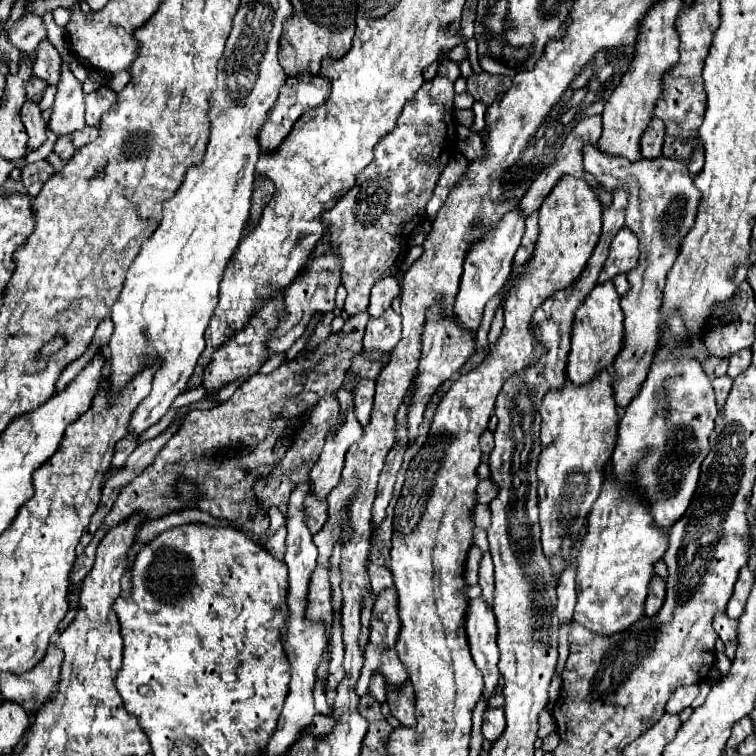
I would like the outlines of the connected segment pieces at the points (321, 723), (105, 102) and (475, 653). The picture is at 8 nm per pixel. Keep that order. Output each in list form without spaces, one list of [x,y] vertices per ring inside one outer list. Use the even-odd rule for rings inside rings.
[[[315,715],[310,724],[310,731],[314,736],[329,733],[335,725],[335,721],[323,715]]]
[[[100,87],[98,91],[86,95],[86,125],[98,127],[102,115],[114,105],[114,101],[116,101],[116,93],[106,87]]]
[[[482,599],[468,601],[468,617],[466,617],[466,633],[470,651],[476,667],[482,671],[486,689],[484,697],[490,699],[498,687],[498,645],[496,645],[496,619],[492,609]]]

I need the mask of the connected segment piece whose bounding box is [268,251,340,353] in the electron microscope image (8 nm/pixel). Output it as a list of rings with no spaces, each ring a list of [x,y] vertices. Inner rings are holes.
[[[330,251],[326,253],[324,257],[318,257],[314,259],[310,265],[308,265],[308,271],[302,273],[288,289],[286,289],[286,297],[284,297],[284,303],[286,303],[286,315],[284,319],[280,321],[276,333],[272,335],[272,341],[268,341],[268,349],[272,353],[282,353],[282,351],[288,351],[294,341],[304,333],[308,321],[314,317],[316,311],[334,311],[334,295],[336,295],[336,287],[340,285],[340,261],[336,261],[336,255]]]

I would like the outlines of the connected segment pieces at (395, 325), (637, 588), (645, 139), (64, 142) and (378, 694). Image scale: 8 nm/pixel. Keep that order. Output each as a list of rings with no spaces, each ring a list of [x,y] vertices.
[[[388,309],[382,317],[370,319],[364,335],[364,355],[370,361],[380,361],[382,355],[390,353],[396,343],[400,341],[402,331],[402,317]]]
[[[610,473],[606,475],[606,481],[602,485],[602,493],[592,505],[590,513],[590,525],[588,533],[580,545],[578,555],[578,603],[574,609],[574,621],[584,625],[586,629],[592,629],[602,635],[612,635],[618,631],[624,631],[628,625],[638,621],[644,615],[644,601],[648,595],[648,581],[654,575],[654,561],[658,561],[664,555],[664,549],[668,545],[668,539],[660,529],[652,525],[652,513],[646,505],[642,505],[638,499],[624,497],[620,487],[616,485],[614,477]]]
[[[654,117],[640,139],[642,157],[646,157],[646,159],[660,157],[662,155],[662,143],[664,143],[664,123],[658,117]]]
[[[60,139],[60,141],[54,145],[54,153],[56,153],[60,159],[70,159],[70,157],[74,155],[72,139]]]
[[[376,673],[376,675],[372,675],[372,679],[370,679],[370,689],[368,689],[368,693],[372,693],[378,701],[386,701],[386,683],[384,683],[384,677],[380,675],[380,673]]]

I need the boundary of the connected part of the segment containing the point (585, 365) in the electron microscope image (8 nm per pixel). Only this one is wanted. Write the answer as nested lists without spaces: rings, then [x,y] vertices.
[[[612,281],[596,283],[596,287],[588,293],[582,305],[576,309],[574,325],[572,325],[572,345],[568,353],[568,377],[576,385],[584,385],[596,377],[596,373],[604,367],[610,367],[618,349],[622,347],[624,333],[624,313],[620,307],[620,295],[614,289]]]

